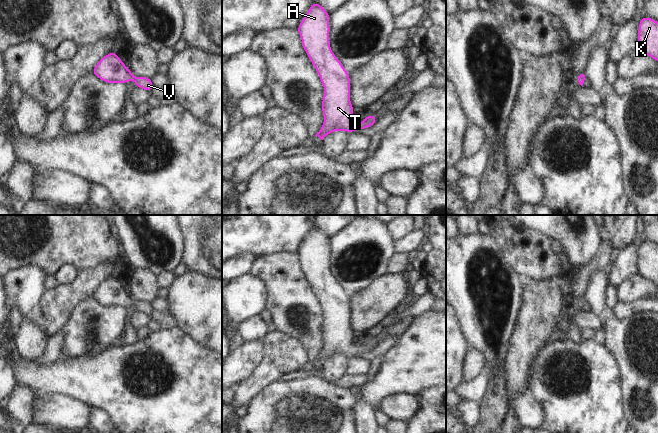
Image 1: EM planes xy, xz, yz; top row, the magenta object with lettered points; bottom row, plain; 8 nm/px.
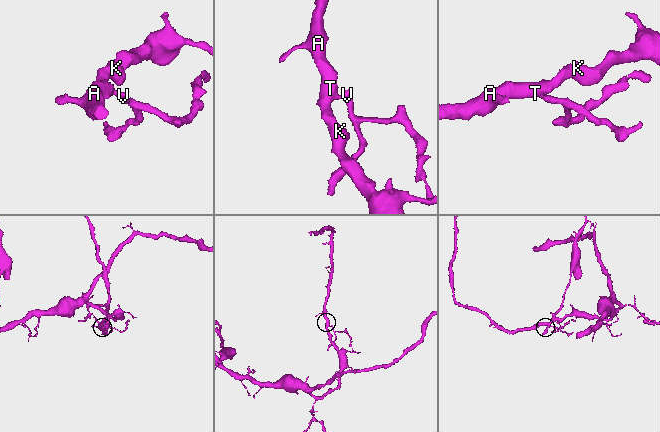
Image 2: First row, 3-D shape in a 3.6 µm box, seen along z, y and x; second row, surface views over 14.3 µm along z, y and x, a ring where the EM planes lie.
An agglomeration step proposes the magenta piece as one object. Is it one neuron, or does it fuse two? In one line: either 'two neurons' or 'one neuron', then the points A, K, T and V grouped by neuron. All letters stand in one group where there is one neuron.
one neuron; groups A K T V

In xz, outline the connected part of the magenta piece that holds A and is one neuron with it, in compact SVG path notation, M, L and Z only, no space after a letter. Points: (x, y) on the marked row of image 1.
M314 1L297 28L302 48L306 51L324 87L324 123L315 135L321 140L335 131L355 132L357 129L369 128L377 122L375 115L367 115L365 120L359 123L353 120L350 74L330 48L329 17L330 14Z

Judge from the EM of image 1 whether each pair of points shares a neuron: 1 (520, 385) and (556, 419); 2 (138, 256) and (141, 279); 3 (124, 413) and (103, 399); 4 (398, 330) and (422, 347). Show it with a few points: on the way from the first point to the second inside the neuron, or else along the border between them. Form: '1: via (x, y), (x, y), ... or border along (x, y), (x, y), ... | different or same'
1: border along (531, 368), (528, 374), (527, 391) | different
2: border along (135, 268), (150, 270), (156, 276) | different
3: via (119, 408), (108, 399) | same
4: border along (412, 319), (409, 326), (398, 337) | different

